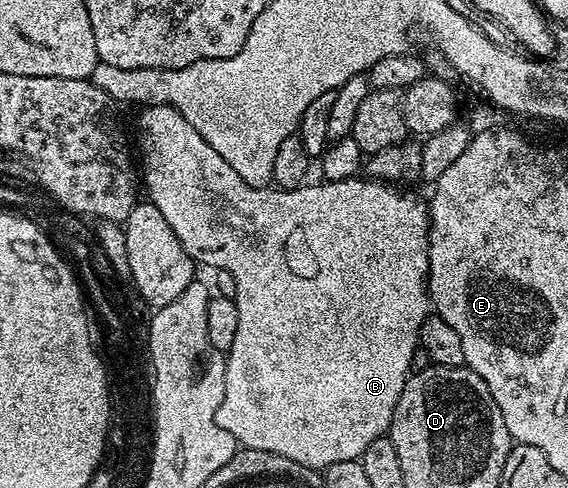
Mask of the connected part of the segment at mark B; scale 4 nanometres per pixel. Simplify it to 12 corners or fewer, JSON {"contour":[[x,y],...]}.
{"contour":[[173,107],[142,187],[234,277],[216,424],[323,469],[385,438],[428,205],[252,187]]}

